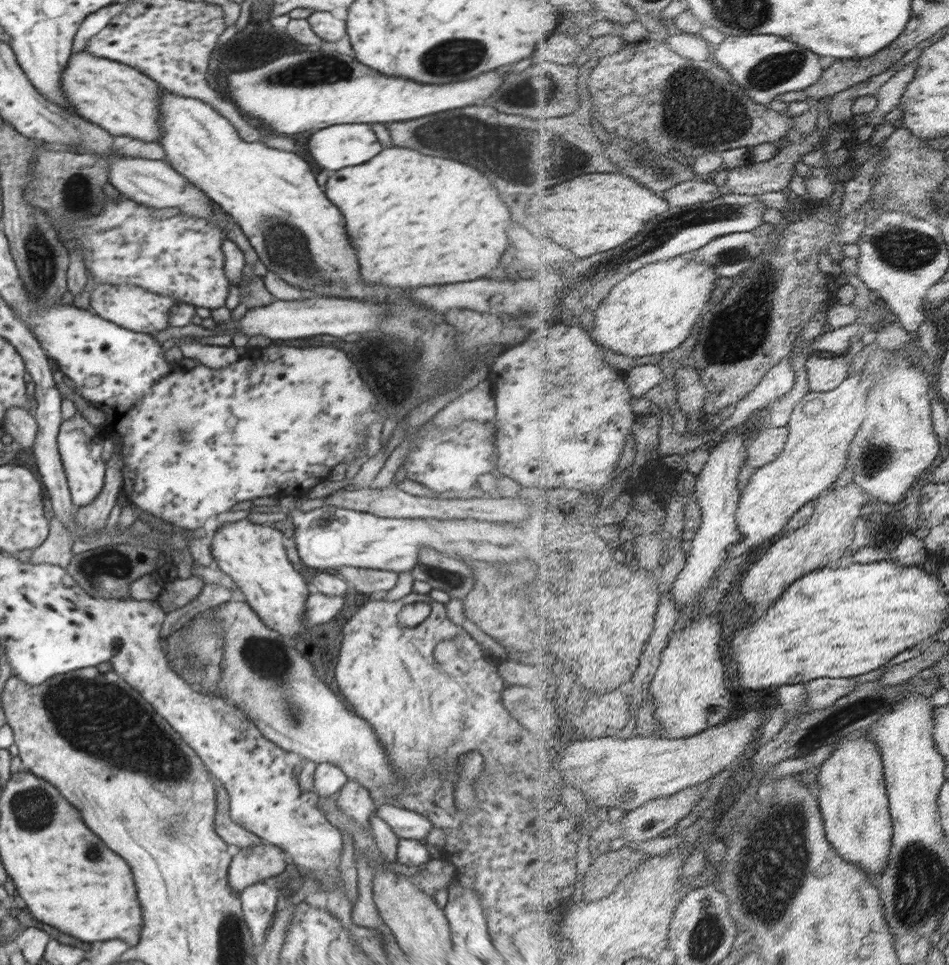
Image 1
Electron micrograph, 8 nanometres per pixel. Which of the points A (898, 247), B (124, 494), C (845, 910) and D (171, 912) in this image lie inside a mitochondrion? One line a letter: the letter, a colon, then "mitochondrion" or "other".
A: mitochondrion
B: other
C: other
D: other

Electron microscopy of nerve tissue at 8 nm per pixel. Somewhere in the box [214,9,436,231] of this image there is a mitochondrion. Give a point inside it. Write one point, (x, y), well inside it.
(312, 69)

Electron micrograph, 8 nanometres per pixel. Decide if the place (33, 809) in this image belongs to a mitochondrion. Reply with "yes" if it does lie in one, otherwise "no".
yes

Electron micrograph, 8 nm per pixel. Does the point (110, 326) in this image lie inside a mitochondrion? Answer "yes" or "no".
no

